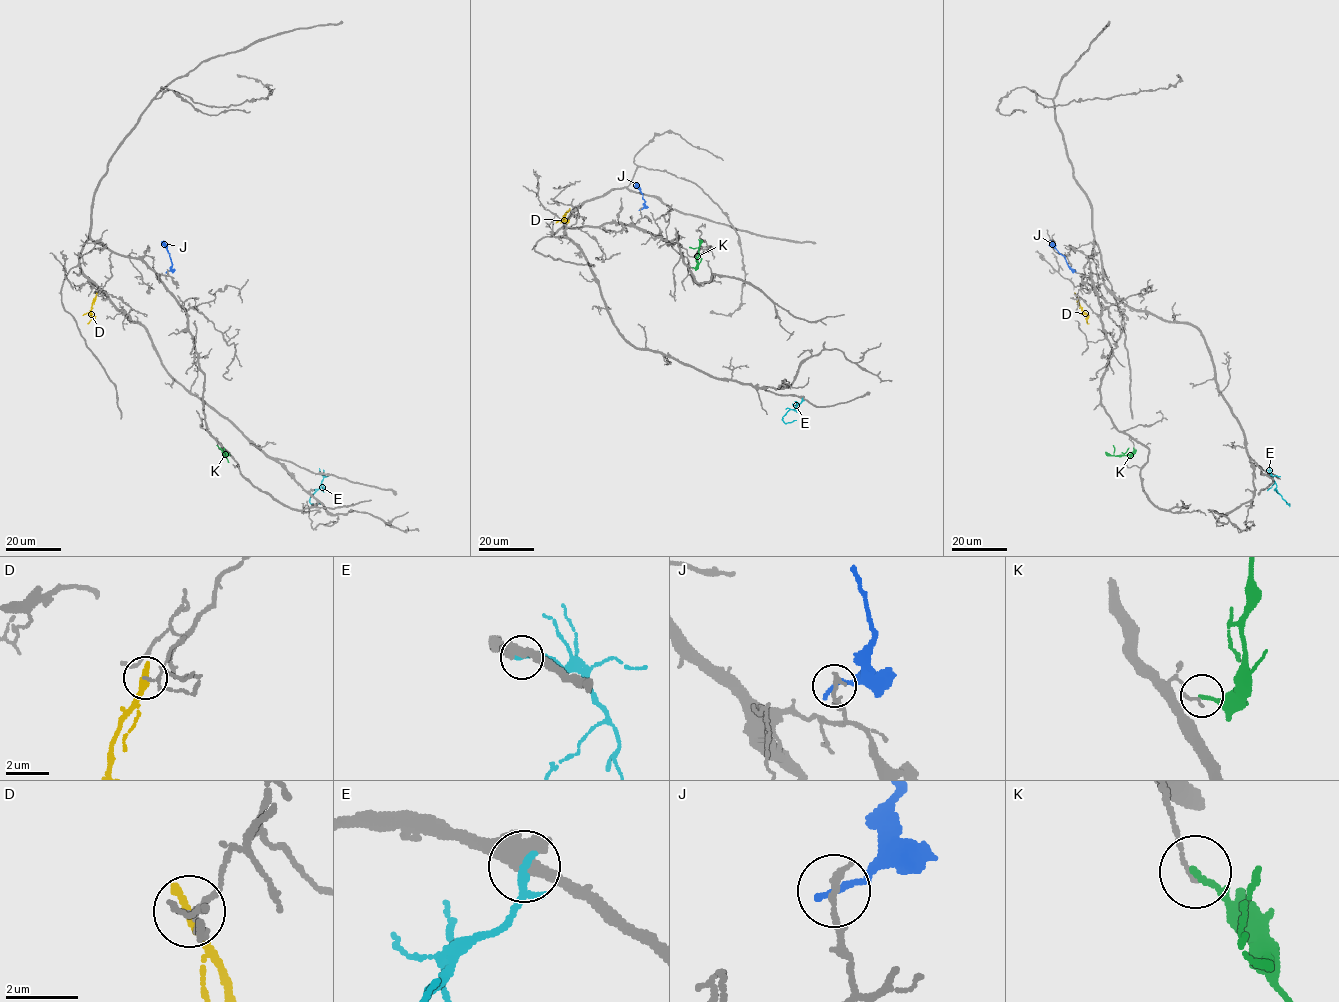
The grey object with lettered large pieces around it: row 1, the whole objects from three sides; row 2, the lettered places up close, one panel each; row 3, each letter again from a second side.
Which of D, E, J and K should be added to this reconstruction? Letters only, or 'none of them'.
none of them

